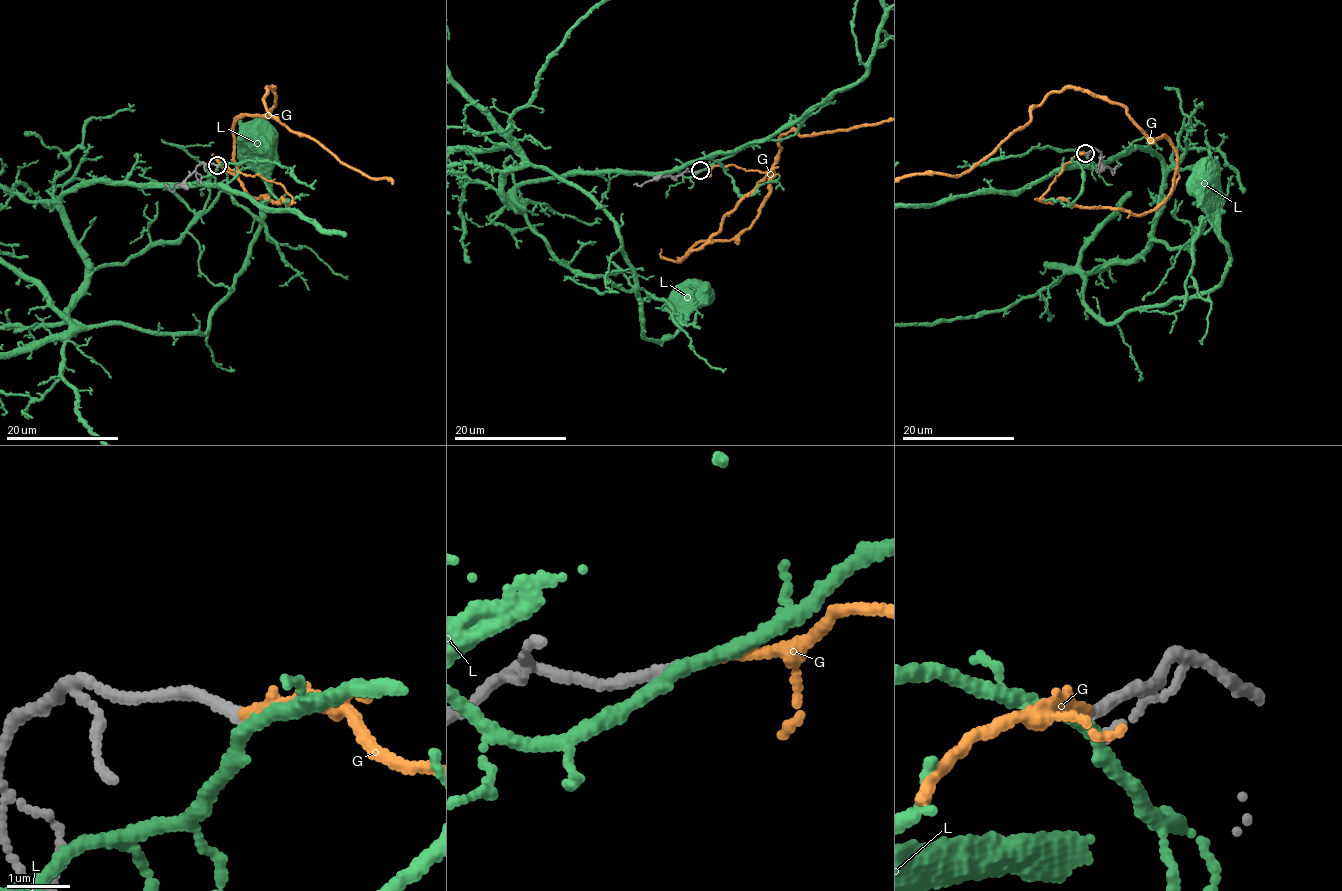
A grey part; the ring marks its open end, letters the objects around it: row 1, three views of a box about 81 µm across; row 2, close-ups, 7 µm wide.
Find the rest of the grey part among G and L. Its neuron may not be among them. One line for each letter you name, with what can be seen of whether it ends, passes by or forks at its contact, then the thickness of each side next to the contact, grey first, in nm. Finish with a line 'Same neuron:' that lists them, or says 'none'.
G: it ends | 170/150 nm
Same neuron: G

